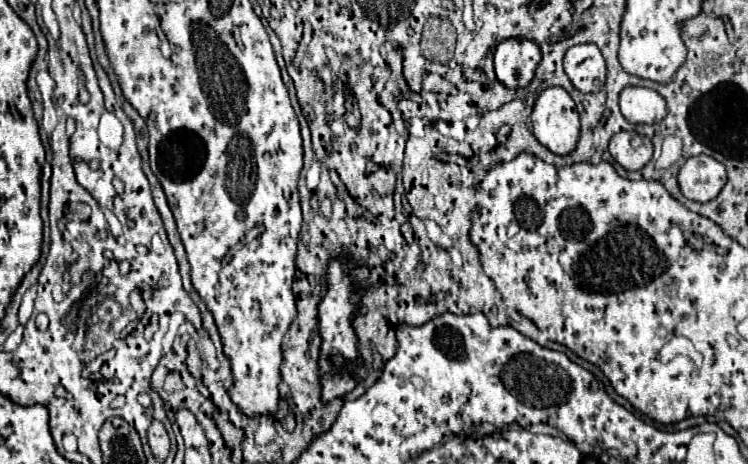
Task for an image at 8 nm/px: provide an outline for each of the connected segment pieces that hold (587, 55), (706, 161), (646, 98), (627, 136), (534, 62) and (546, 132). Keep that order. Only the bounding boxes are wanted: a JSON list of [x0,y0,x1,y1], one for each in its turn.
[[564,44,606,92],[678,154,728,202],[620,86,666,124],[610,130,652,170],[494,38,540,88],[530,86,580,156]]

